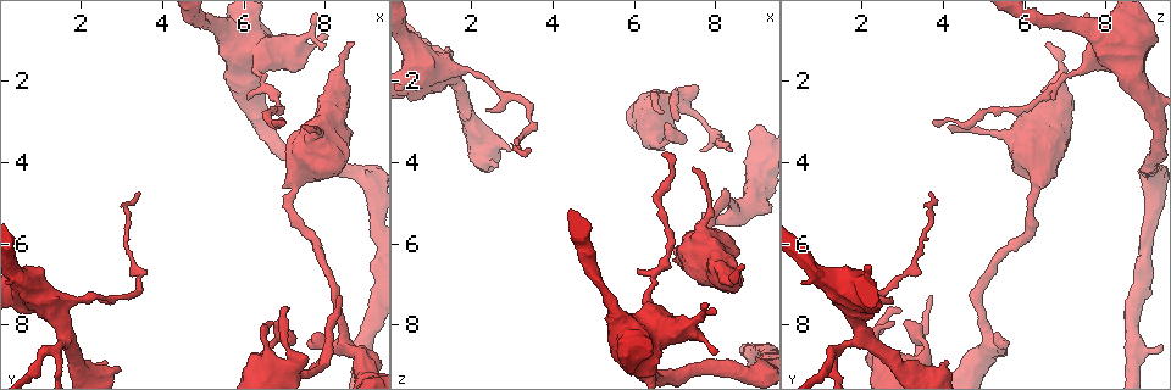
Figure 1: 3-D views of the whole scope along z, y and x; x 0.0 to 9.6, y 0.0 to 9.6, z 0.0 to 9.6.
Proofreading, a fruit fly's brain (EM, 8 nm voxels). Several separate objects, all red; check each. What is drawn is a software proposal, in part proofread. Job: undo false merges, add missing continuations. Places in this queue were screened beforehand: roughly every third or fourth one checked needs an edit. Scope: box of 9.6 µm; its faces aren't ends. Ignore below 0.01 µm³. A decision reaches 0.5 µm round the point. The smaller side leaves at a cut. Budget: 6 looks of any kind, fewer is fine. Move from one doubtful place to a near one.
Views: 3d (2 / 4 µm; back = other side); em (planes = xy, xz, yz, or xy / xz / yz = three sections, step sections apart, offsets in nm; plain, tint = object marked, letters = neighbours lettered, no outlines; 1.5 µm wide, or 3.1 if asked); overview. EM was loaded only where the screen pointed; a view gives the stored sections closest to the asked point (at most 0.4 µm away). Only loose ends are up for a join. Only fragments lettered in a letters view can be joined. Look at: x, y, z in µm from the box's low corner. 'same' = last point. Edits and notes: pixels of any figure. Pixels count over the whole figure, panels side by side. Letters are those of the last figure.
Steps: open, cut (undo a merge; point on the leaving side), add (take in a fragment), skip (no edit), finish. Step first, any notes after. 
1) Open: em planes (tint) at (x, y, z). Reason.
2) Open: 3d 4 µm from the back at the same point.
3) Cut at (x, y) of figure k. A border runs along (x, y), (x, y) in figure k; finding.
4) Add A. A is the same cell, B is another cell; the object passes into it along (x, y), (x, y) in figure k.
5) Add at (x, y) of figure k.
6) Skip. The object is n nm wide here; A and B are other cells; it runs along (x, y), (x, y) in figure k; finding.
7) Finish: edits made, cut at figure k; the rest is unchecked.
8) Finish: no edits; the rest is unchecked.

Open: em planes (letters) at (8.00, 0.95, 8.80). An open end.

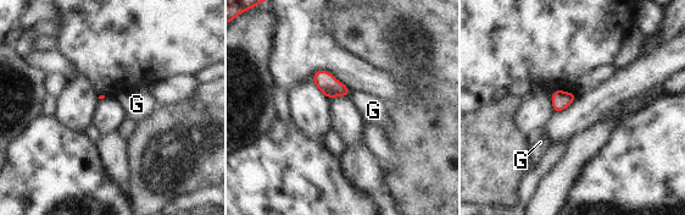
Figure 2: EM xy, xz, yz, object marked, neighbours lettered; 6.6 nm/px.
Skip. G is another cell; a border runs along (349, 91), (350, 94) in figure 2; none of them fits.

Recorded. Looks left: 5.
Open: 3d 4 µm at (8.50, 1.40, 6.80). Calibre changes.

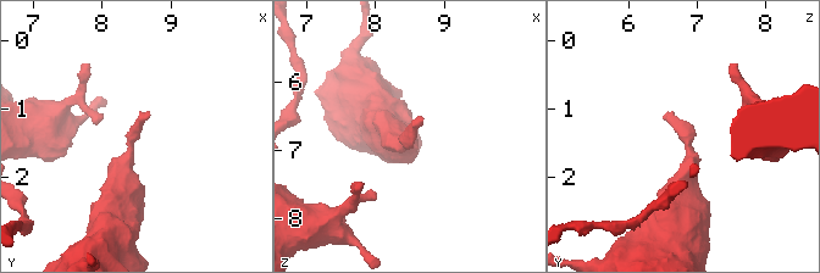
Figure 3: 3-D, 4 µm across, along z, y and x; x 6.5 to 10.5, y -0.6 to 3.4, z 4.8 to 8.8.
Open: em planes (letters) at (8.45, 1.35, 6.80).

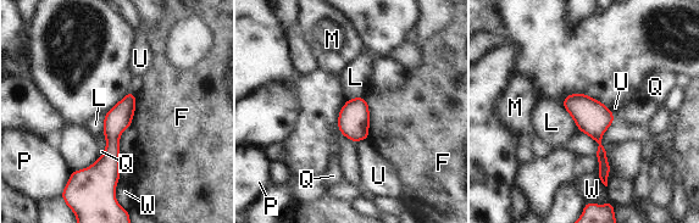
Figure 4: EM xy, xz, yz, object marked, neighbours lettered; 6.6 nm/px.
Skip. The longest contact is with L, 220 nm; F, L, M, P, Q, U and W are other cells; it runs along (131, 95), (112, 127), (105, 185) in figure 4; continuous, no second cell.

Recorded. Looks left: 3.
Open: em planes (letters) at (8.40, 7.30, 3.75). Branch stops here.

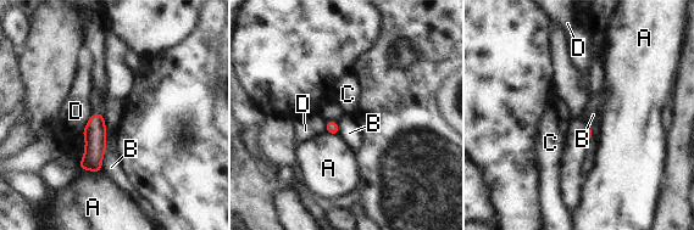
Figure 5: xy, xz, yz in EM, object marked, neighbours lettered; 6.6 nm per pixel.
Skip. A, B, C and D are other cells; a border runs along (84, 141), (79, 167), (98, 173) in figure 5; none of them fits.

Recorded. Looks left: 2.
Finish: no edits; the rest is unchecked.

